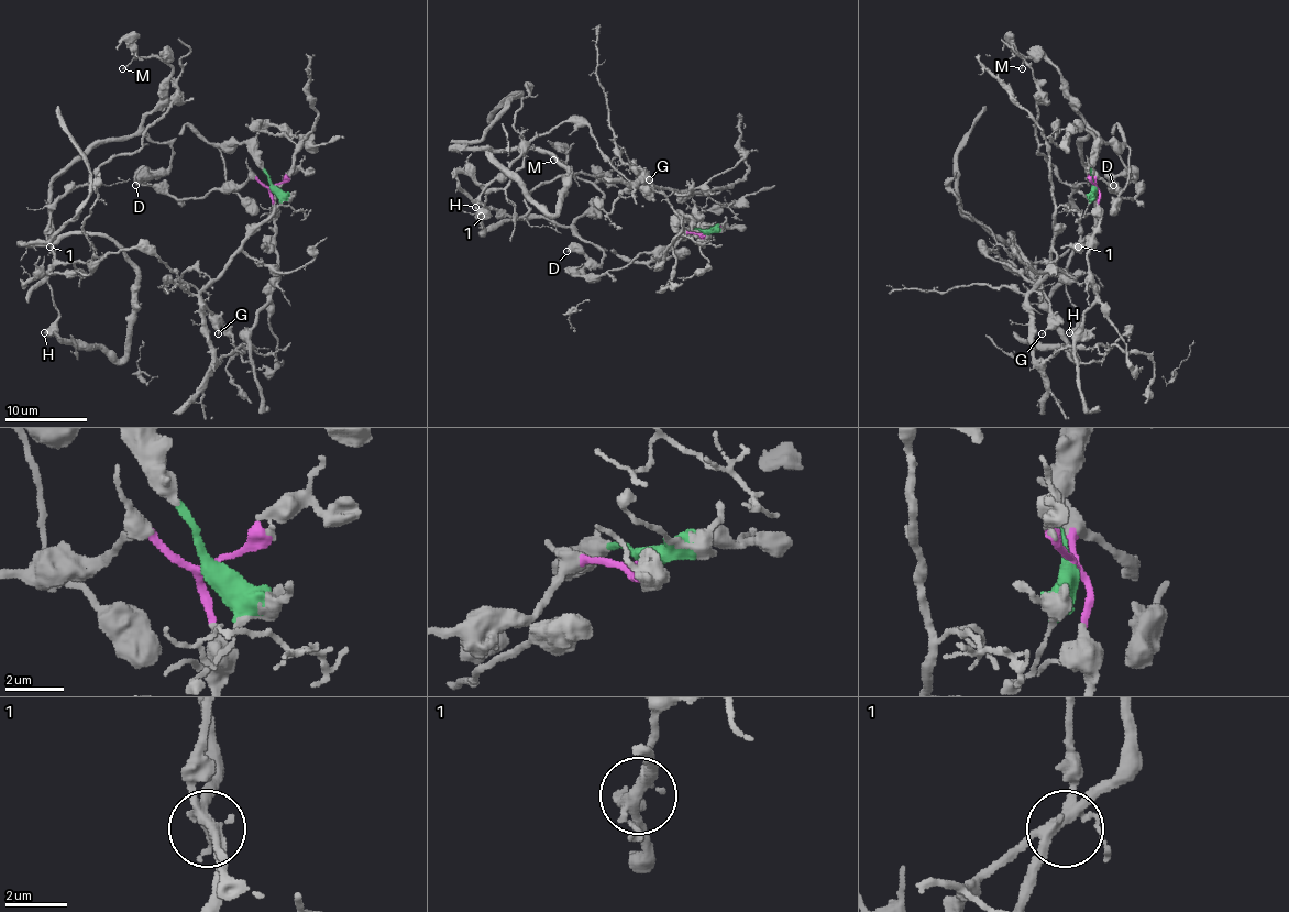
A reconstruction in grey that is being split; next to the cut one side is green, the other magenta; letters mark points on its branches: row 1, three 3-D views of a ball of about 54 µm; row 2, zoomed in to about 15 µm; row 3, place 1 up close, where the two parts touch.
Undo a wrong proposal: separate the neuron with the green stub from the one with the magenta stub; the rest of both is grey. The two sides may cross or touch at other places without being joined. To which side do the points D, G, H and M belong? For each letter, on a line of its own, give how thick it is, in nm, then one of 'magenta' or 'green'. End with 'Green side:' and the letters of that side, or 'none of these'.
D: 280 nm | green
G: 140 nm | green
H: 440 nm | green
M: 130 nm | green
Green side: D, G, H, M

